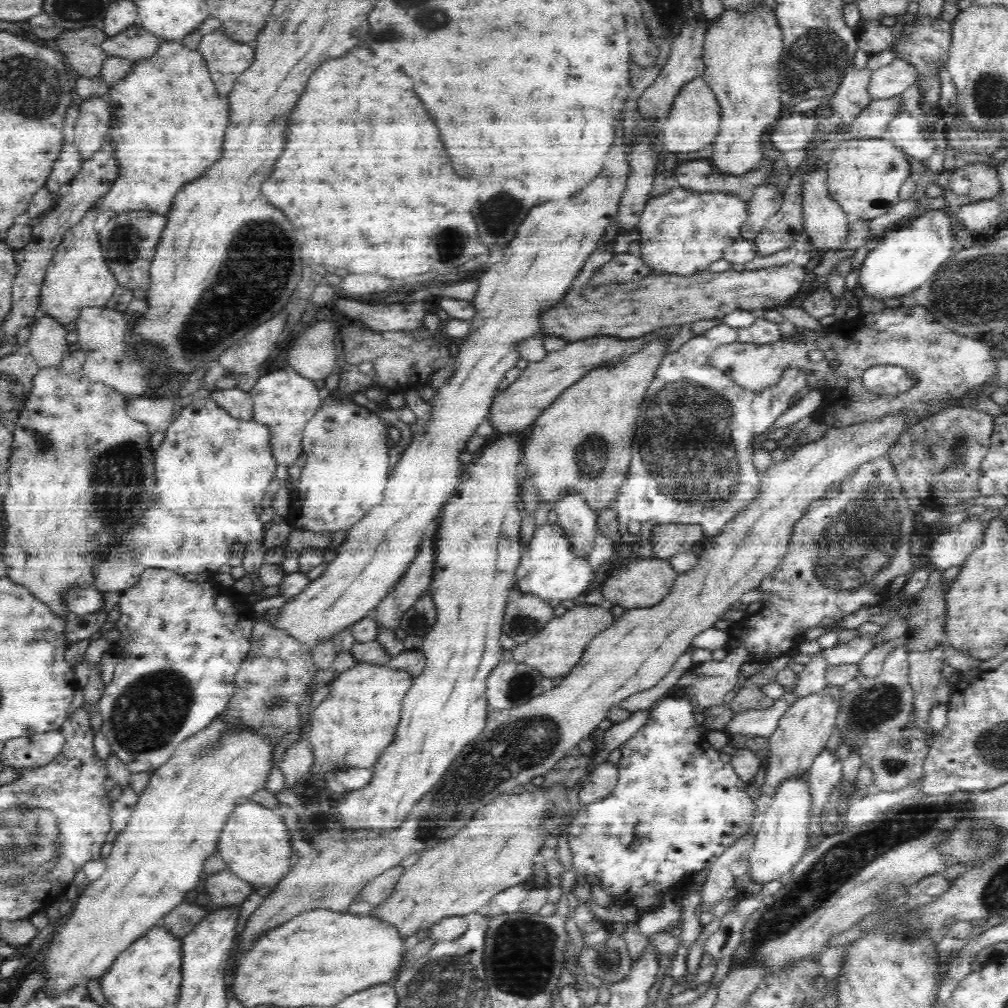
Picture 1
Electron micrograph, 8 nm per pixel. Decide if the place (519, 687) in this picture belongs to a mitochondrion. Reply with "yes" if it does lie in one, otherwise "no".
yes

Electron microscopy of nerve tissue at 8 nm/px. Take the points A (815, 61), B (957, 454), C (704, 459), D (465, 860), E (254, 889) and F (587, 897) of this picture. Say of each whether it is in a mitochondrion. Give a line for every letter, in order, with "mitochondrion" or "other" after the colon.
A: mitochondrion
B: mitochondrion
C: mitochondrion
D: mitochondrion
E: other
F: other

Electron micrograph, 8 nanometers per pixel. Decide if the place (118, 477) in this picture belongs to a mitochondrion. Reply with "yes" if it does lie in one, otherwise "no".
yes

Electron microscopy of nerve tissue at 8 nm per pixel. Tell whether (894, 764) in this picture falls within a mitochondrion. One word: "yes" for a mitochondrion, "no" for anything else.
yes

